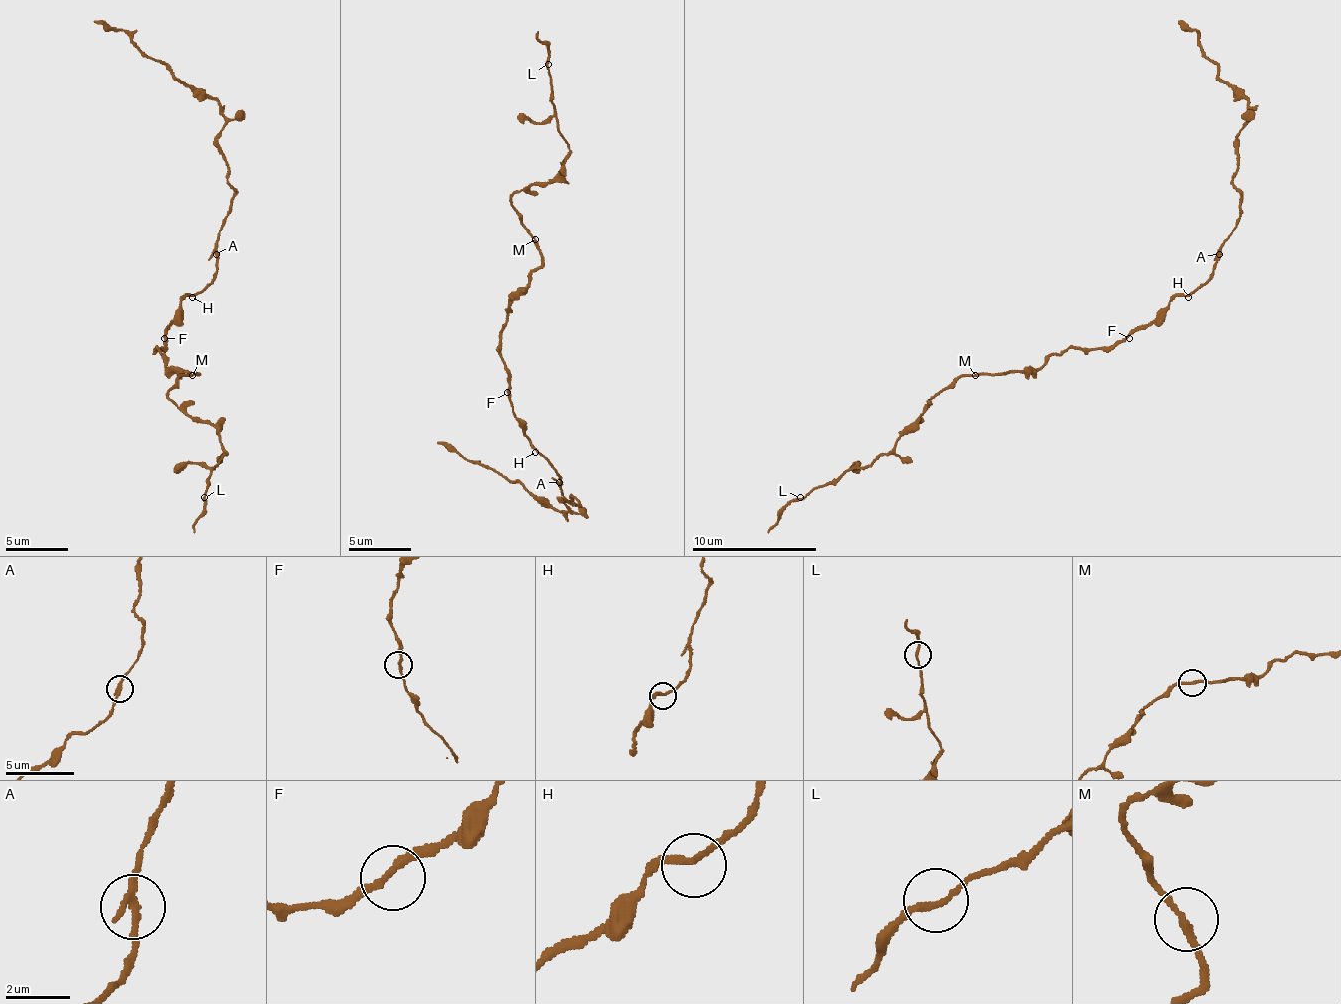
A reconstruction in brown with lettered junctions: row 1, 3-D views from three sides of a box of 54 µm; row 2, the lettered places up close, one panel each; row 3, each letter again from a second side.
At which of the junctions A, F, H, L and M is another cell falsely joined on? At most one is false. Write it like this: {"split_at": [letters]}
{"split_at": ["A"]}

